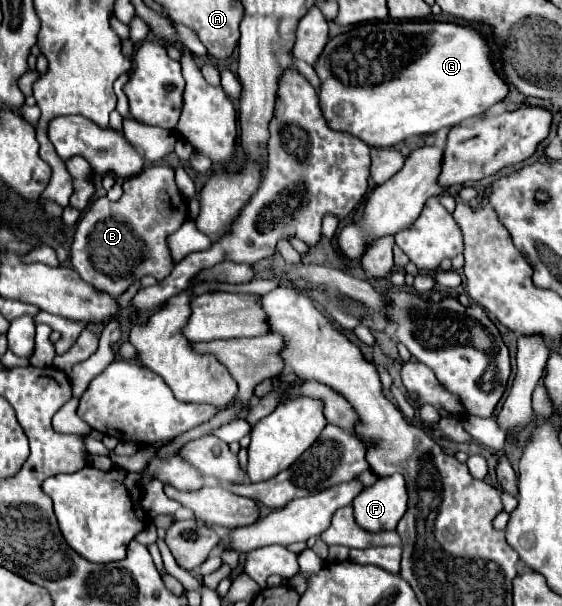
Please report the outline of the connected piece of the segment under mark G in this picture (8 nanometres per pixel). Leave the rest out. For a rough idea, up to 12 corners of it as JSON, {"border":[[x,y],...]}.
{"border":[[365,22],[313,68],[327,126],[373,148],[509,88],[483,36]]}

